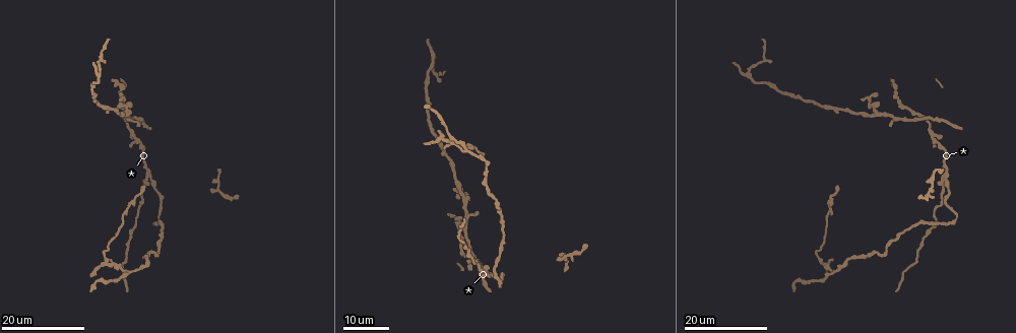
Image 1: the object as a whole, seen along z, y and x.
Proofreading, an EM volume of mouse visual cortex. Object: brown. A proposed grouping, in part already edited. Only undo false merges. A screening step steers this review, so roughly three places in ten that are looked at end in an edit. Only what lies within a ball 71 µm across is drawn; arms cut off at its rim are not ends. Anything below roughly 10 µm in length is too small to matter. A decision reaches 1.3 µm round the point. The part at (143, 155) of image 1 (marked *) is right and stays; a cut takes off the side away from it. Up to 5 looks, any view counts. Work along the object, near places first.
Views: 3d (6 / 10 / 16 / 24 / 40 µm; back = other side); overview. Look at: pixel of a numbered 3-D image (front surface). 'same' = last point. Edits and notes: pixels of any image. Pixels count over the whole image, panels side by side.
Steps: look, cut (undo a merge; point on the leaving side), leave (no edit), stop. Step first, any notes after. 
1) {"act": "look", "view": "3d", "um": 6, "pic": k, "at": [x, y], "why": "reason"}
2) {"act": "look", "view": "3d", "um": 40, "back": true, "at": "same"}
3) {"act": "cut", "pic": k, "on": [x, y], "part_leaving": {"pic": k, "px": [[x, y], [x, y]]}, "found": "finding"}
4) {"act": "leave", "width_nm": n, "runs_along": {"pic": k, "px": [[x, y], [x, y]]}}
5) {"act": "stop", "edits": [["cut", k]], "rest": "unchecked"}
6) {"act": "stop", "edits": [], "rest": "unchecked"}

{"act": "look", "view": "3d", "um": 16, "pic": 1, "at": [463, 253], "why": "three arms meet"}

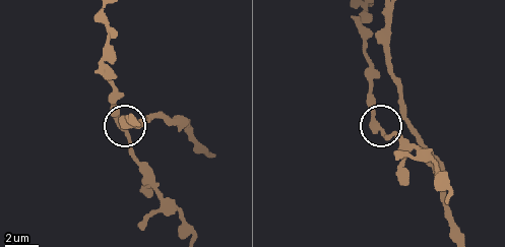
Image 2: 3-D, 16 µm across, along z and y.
{"act": "look", "view": "3d", "um": 6, "pic": 2, "at": [374, 122]}

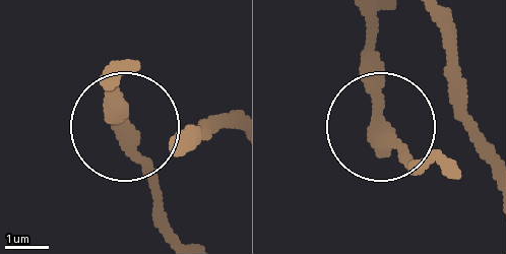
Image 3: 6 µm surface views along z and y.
{"act": "leave", "side_arm_um": 16, "runs_along": {"pic": 3, "px": [[172, 228], [114, 85]]}, "found": "one cell here"}

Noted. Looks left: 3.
{"act": "look", "view": "3d", "um": 24, "pic": 1, "at": [104, 259]}

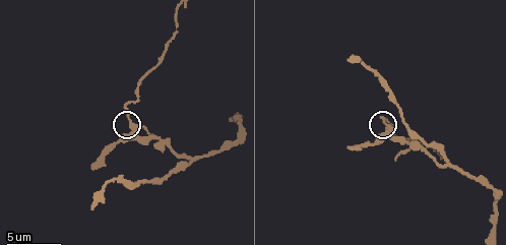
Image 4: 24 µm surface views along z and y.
{"act": "look", "view": "3d", "um": 10, "pic": 4, "at": [133, 123]}

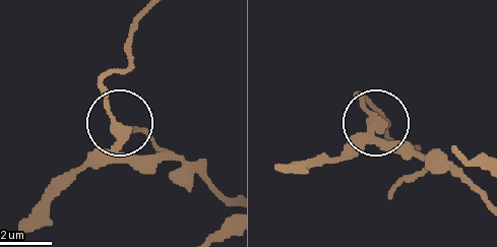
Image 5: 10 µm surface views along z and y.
{"act": "cut", "pic": 5, "on": [108, 107], "part_leaving": {"pic": 5, "px": [[116, 142], [103, 85], [127, 65], [129, 40], [142, 13]]}, "found": "a second cell is stuck on"}

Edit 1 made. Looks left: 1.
{"act": "stop", "edits": [["cut", 5]], "rest": "unchecked"}

